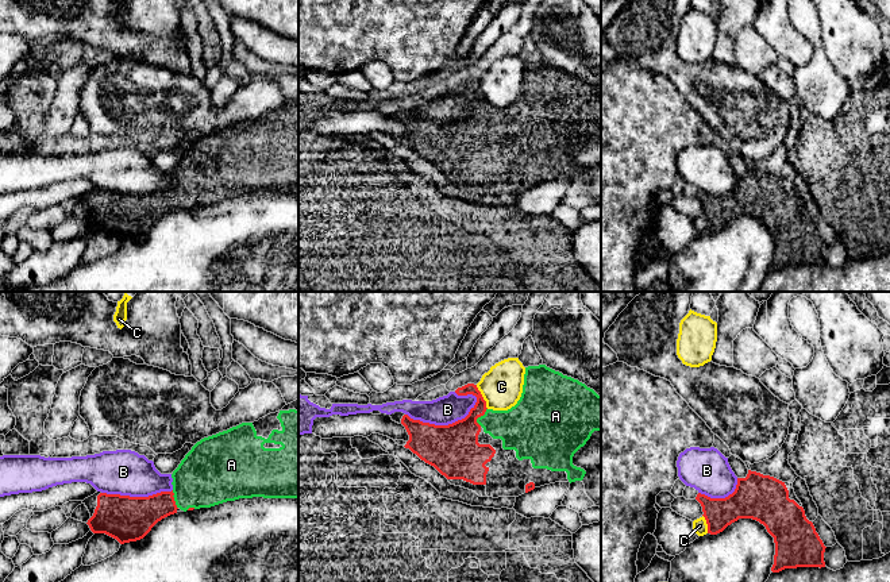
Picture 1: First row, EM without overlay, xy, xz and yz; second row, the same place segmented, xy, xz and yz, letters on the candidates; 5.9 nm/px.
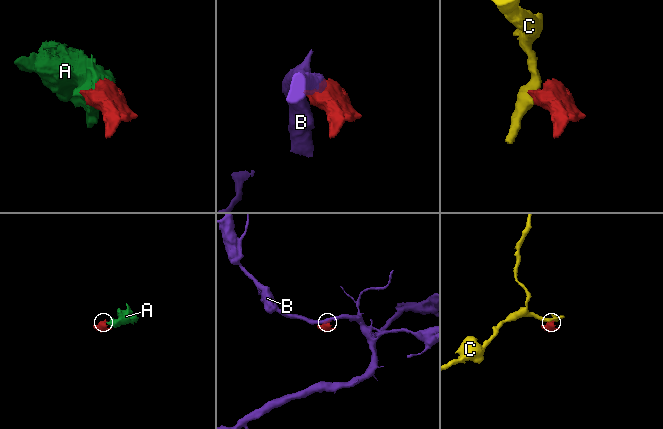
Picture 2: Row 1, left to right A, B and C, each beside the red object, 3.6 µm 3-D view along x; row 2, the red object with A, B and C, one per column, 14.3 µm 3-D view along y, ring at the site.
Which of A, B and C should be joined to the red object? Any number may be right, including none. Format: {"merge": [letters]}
{"merge": ["A"]}

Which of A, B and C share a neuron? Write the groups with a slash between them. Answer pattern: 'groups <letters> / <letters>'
groups A / B / C

